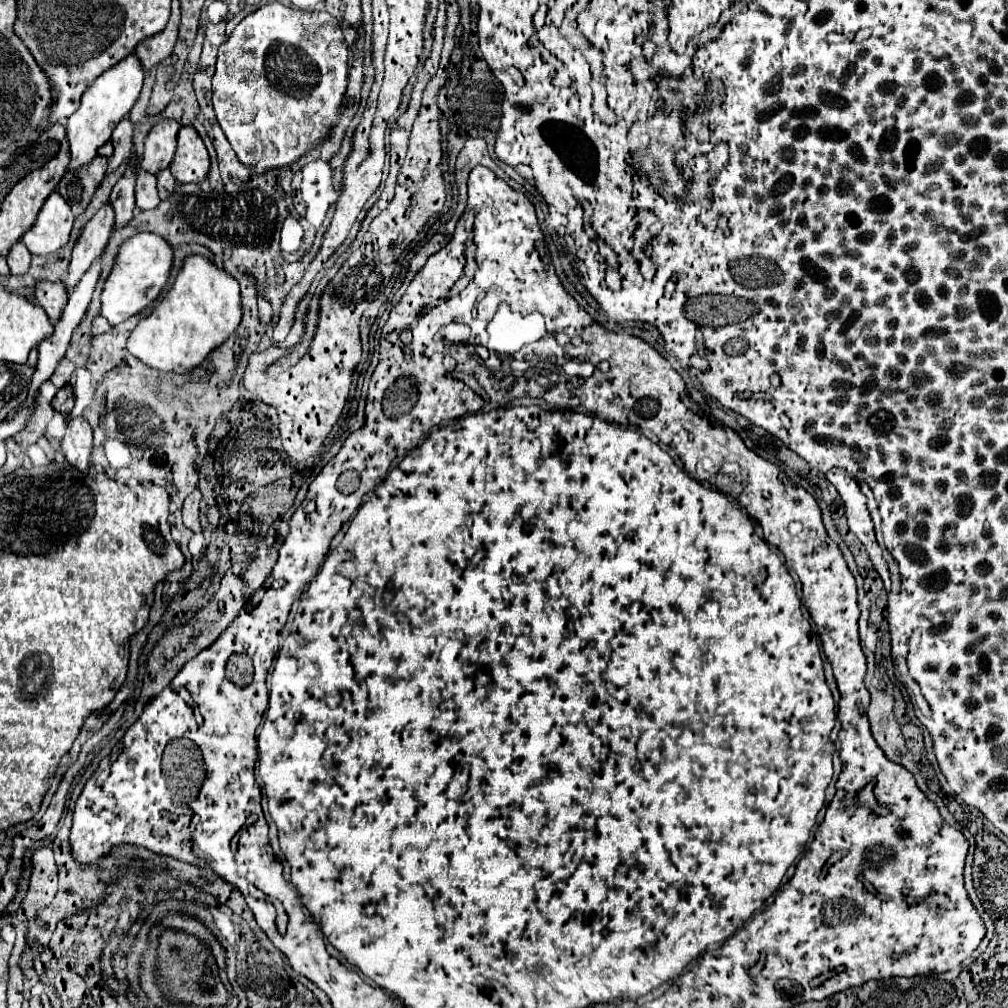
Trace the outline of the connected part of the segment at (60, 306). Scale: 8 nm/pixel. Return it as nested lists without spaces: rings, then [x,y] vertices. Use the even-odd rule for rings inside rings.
[[[40,281],[36,285],[36,303],[46,311],[46,315],[50,317],[52,325],[60,321],[62,311],[68,303],[68,293],[64,283],[48,283],[48,281]]]

